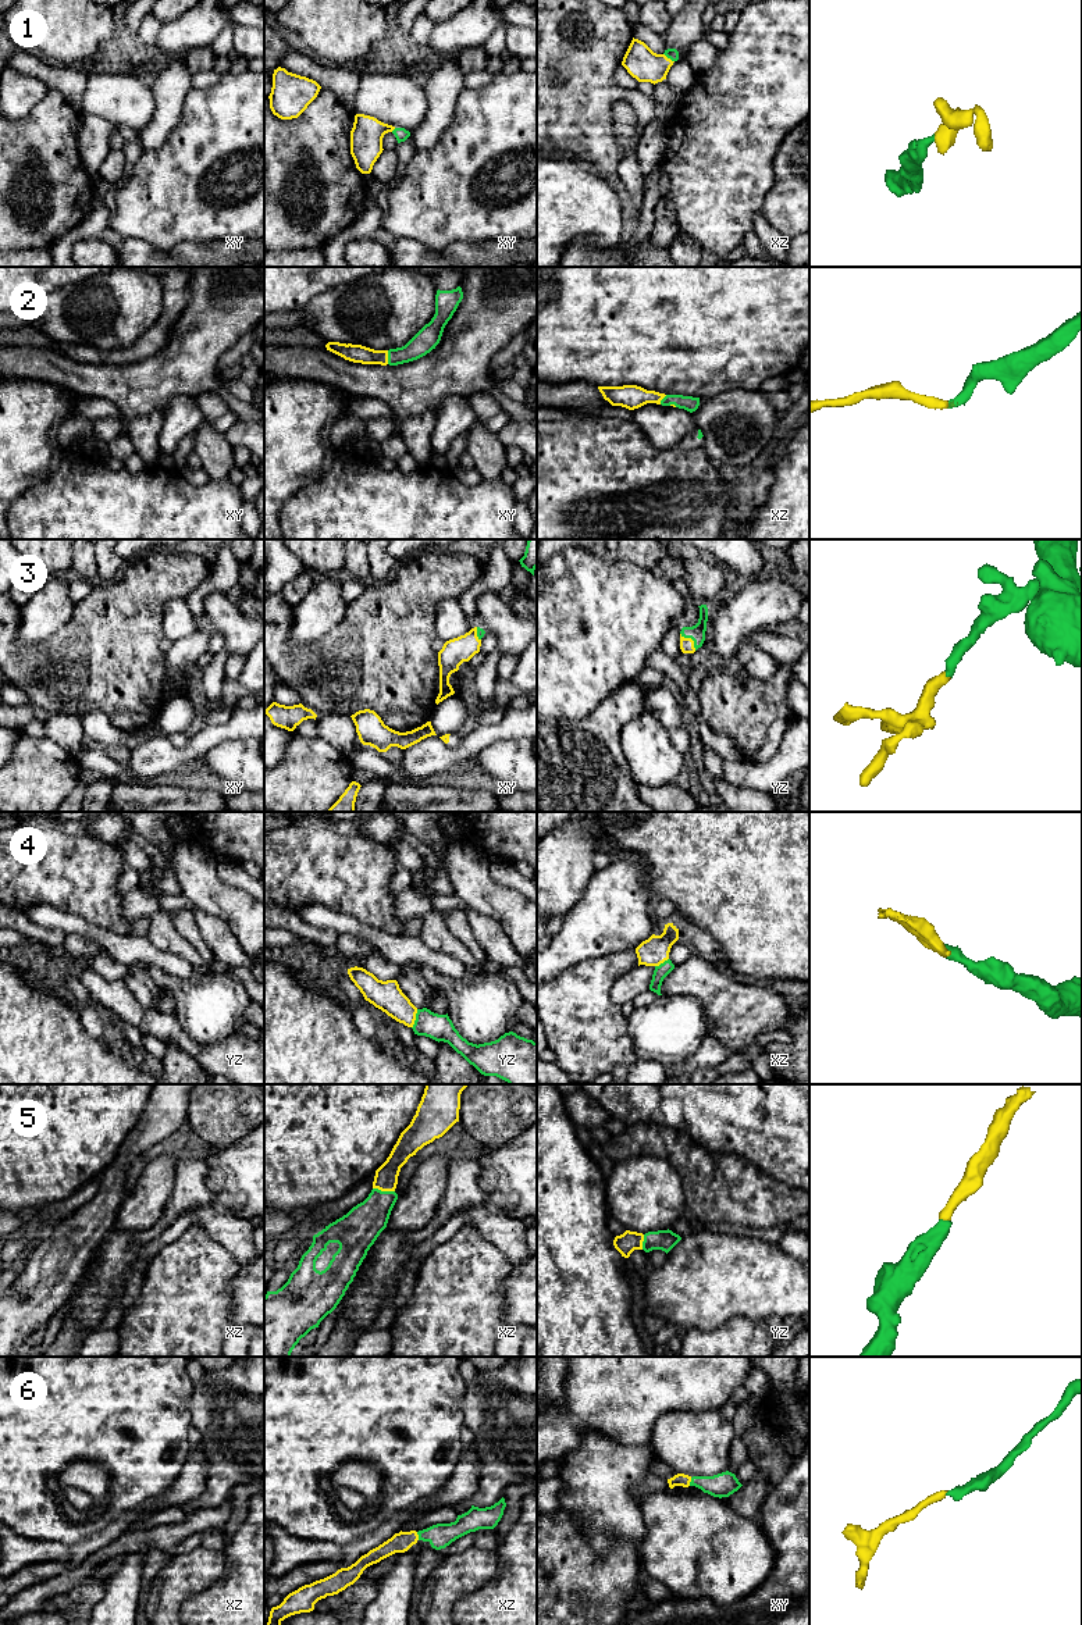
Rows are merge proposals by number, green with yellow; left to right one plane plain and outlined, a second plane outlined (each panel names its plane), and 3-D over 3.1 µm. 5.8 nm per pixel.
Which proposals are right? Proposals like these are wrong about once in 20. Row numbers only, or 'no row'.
1, 2, 3, 4, 5, 6

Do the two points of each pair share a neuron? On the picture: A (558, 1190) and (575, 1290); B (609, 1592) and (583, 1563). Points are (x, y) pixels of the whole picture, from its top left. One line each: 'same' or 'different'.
A: same
B: same

